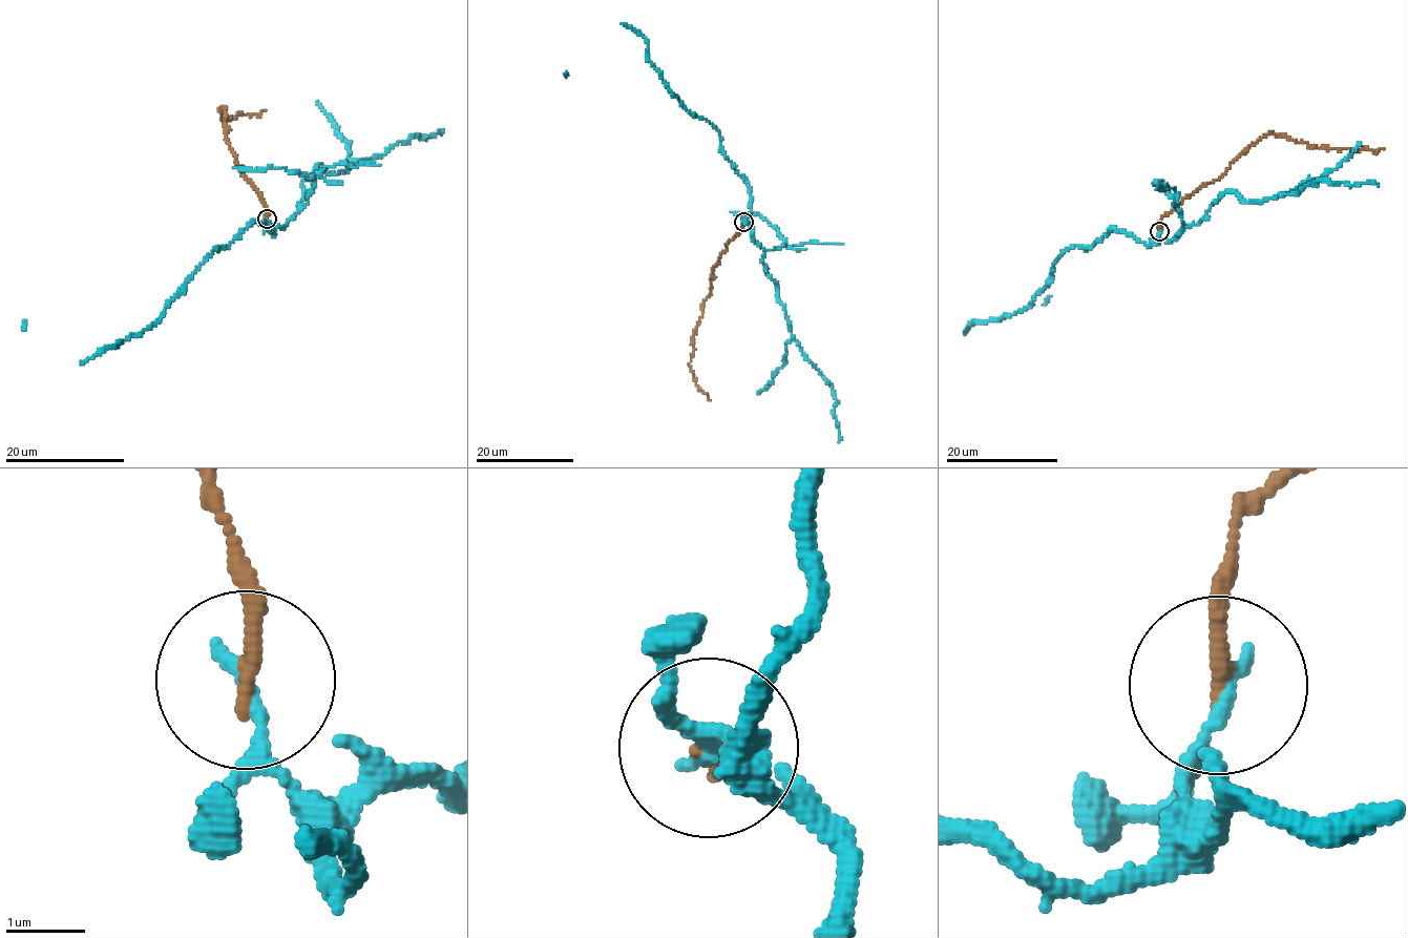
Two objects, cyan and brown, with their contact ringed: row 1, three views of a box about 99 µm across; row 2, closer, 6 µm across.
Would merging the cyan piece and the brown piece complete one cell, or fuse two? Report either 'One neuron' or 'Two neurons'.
Two neurons

